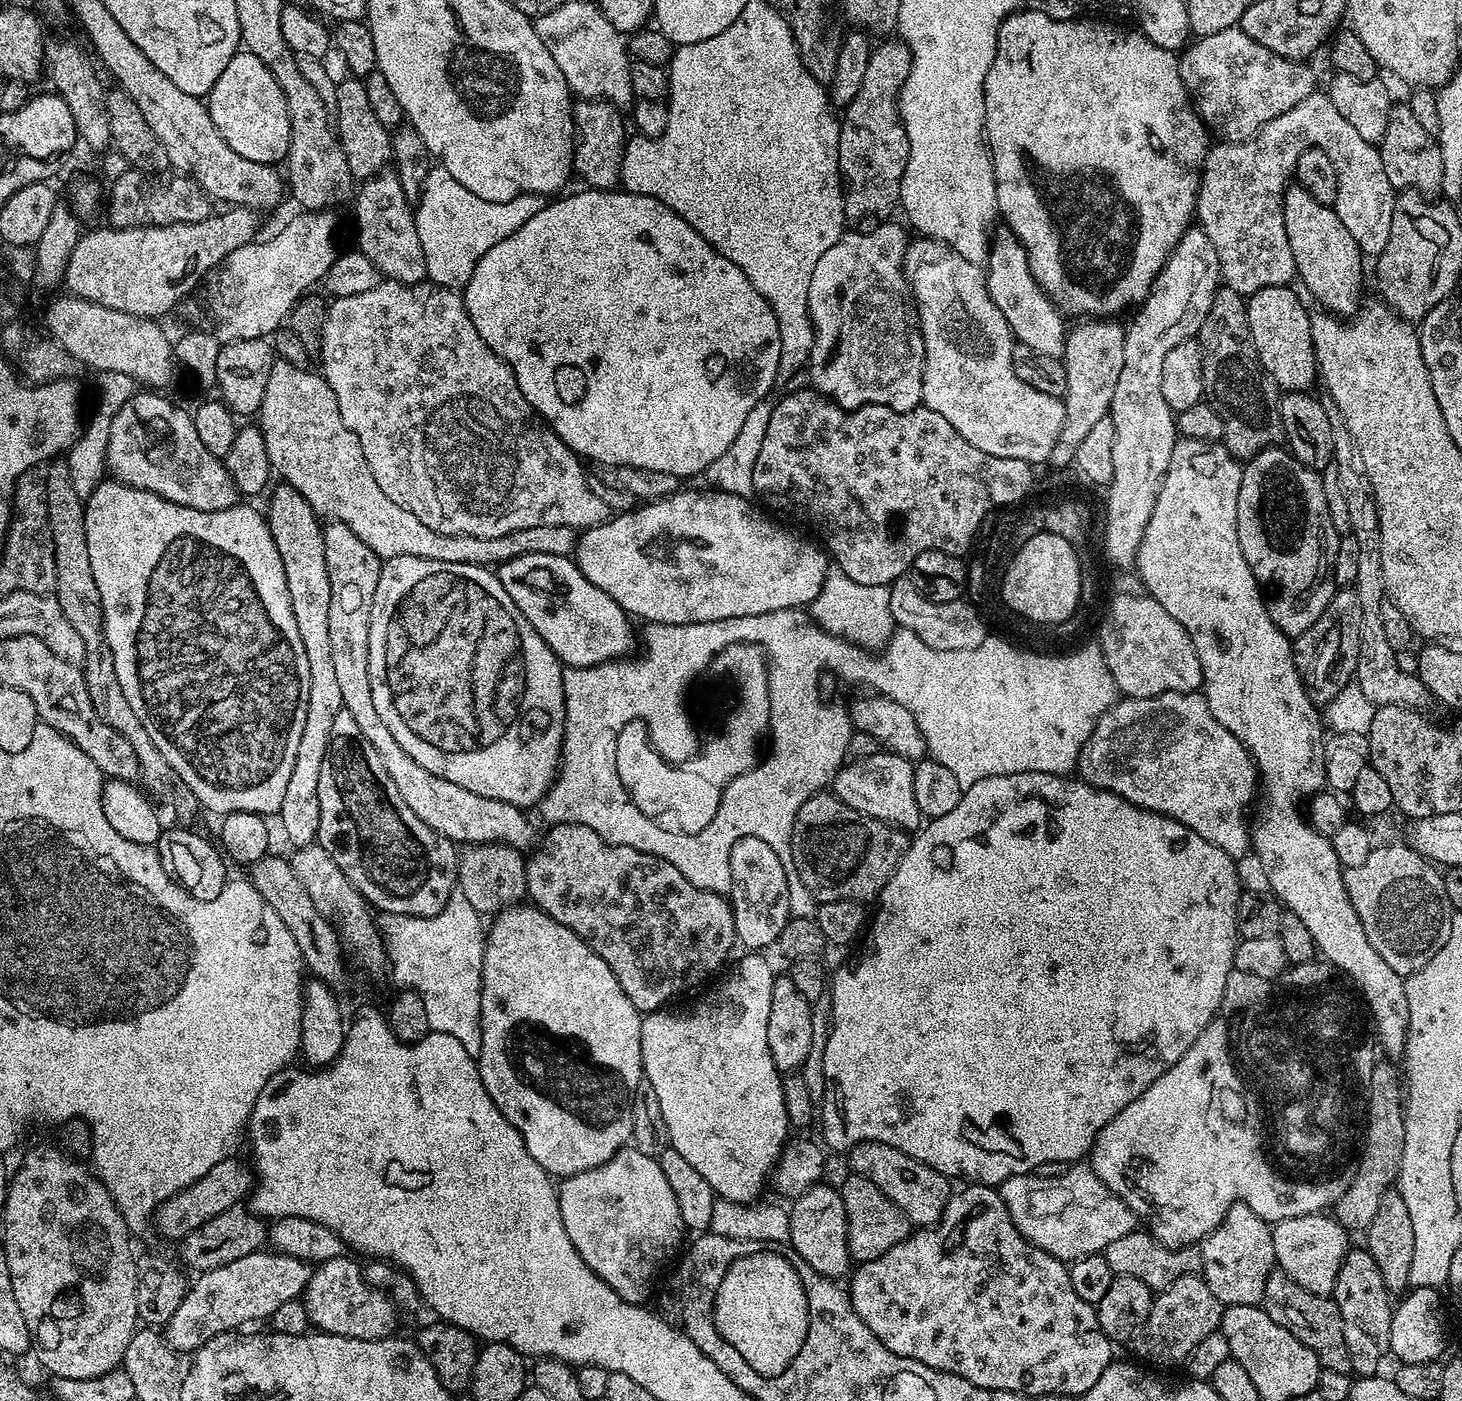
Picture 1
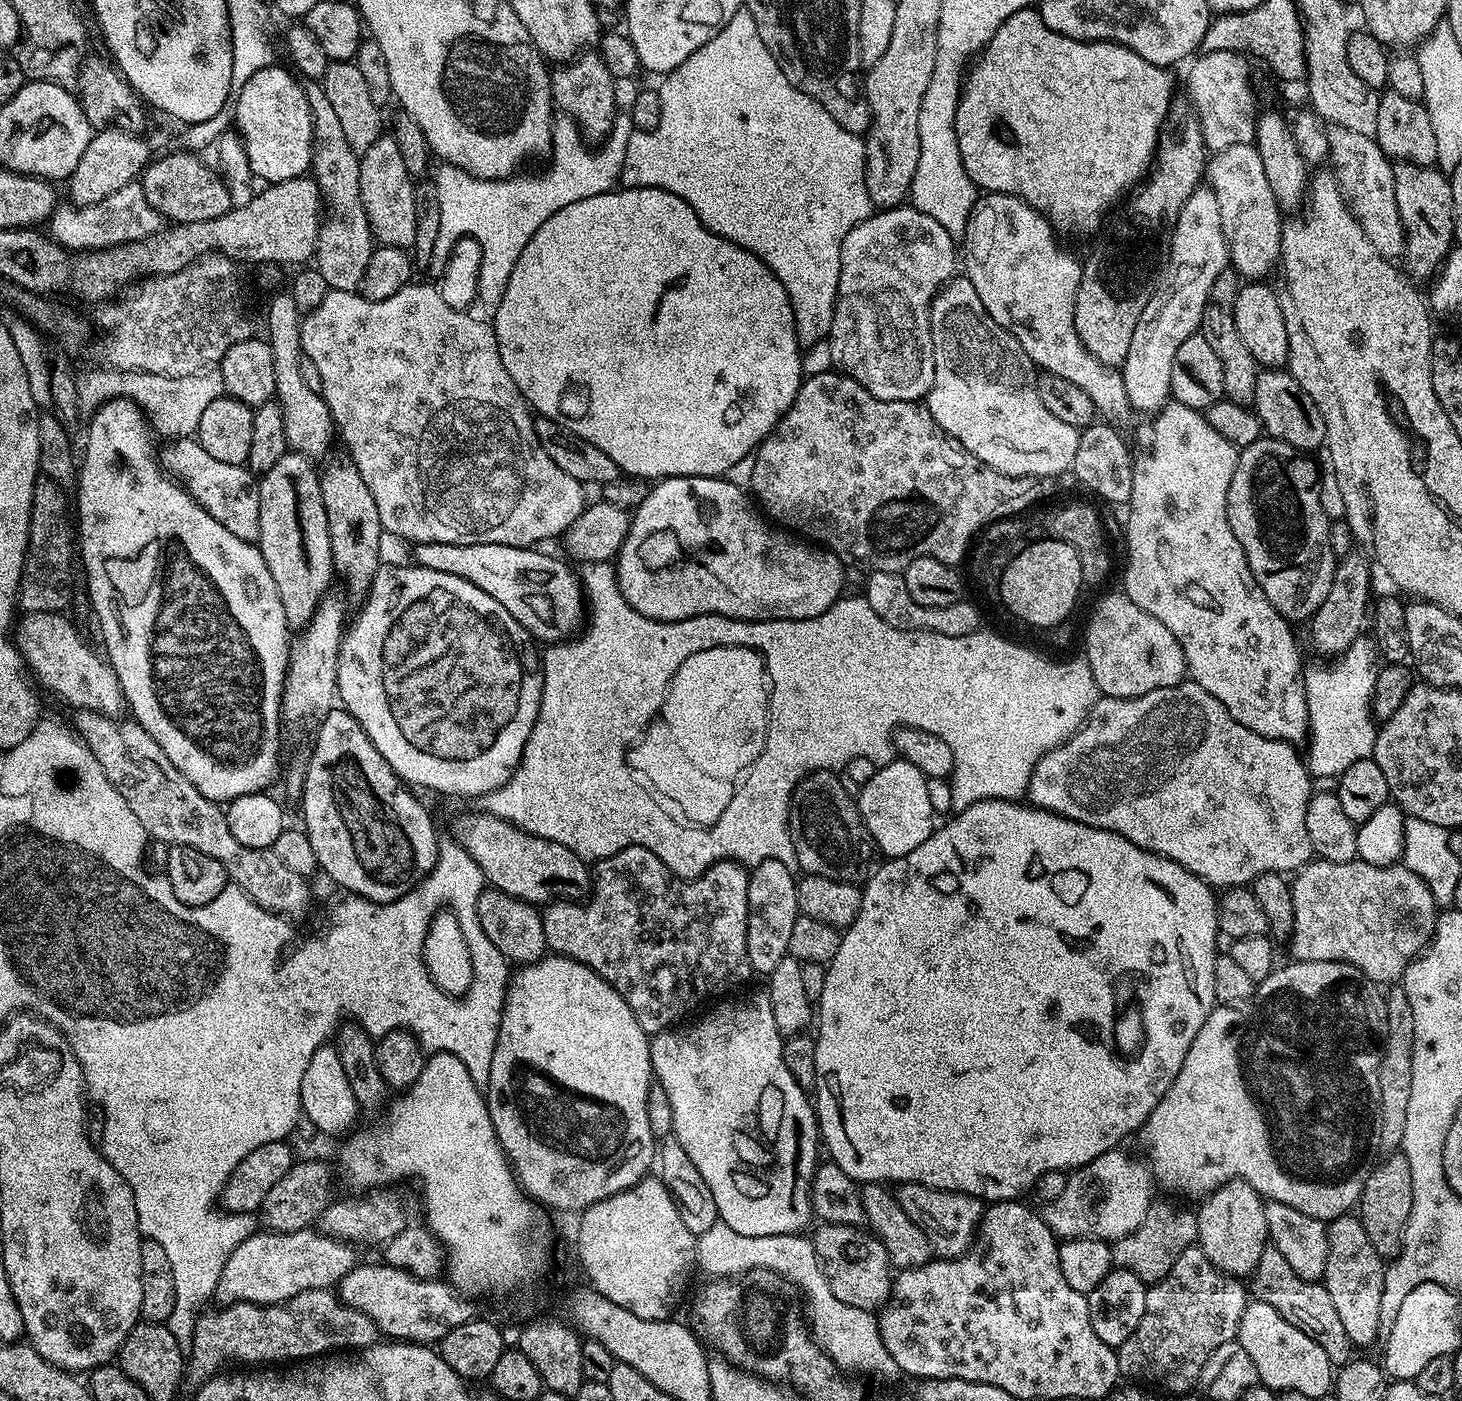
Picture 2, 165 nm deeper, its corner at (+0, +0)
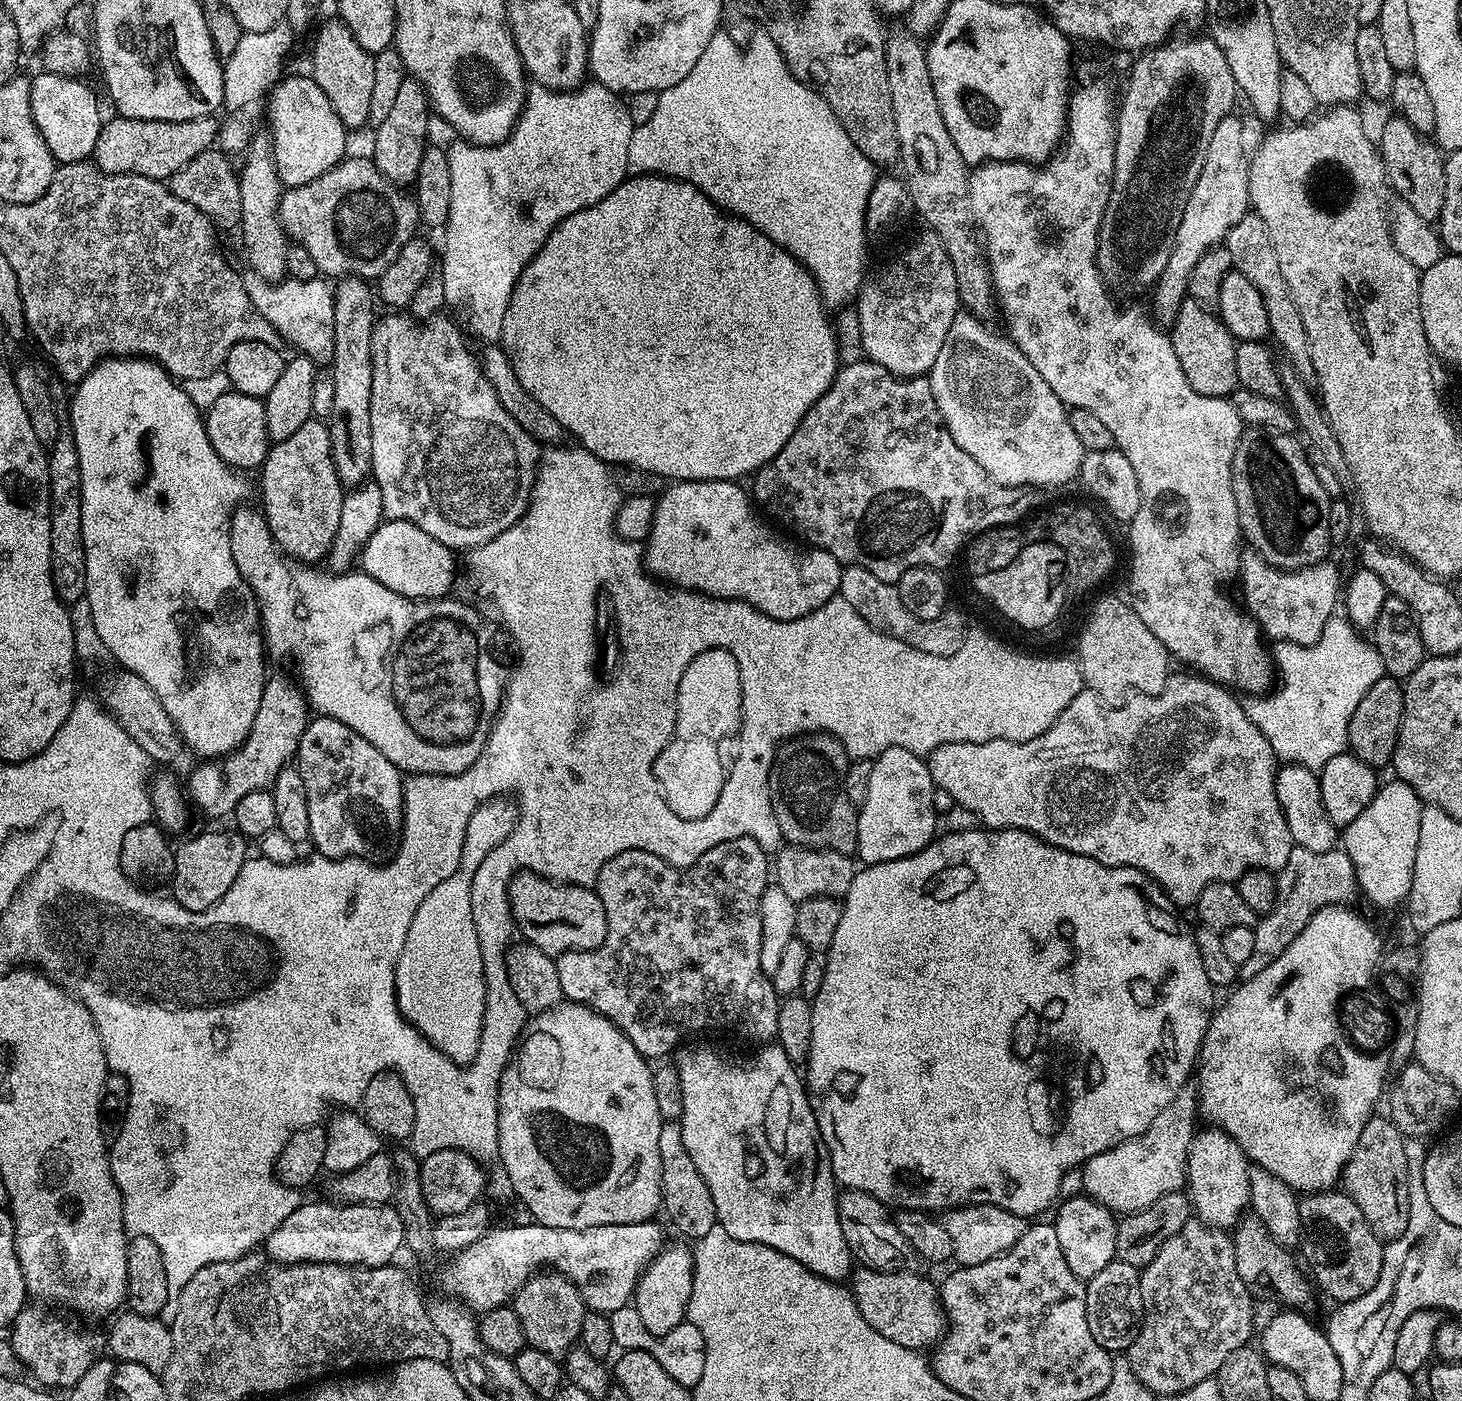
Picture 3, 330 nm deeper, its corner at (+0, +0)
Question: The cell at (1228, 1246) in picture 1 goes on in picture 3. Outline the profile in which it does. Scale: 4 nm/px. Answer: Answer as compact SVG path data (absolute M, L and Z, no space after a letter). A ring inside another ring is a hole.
M1208 1126L1205 1129L1205 1132L1200 1130L1193 1135L1192 1144L1188 1147L1186 1192L1195 1219L1211 1228L1232 1230L1250 1208L1250 1161L1242 1146L1238 1146L1238 1142L1234 1142L1223 1128Z

